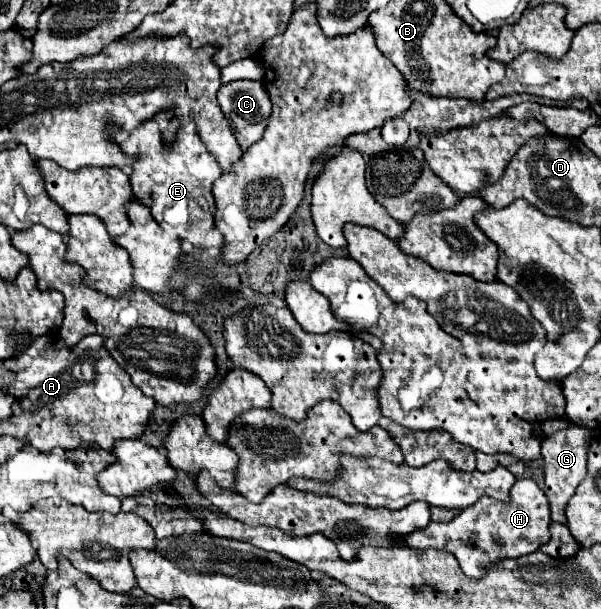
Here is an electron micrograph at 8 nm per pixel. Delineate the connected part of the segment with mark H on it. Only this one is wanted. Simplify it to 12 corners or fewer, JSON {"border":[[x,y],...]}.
{"border":[[533,480],[483,496],[451,522],[407,536],[453,552],[471,578],[549,540],[549,502]]}

